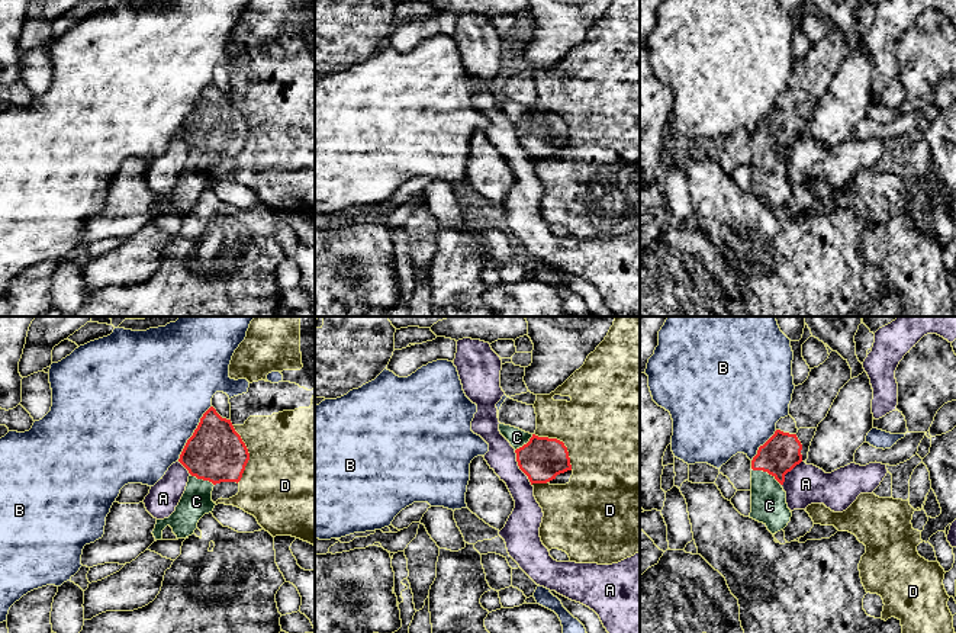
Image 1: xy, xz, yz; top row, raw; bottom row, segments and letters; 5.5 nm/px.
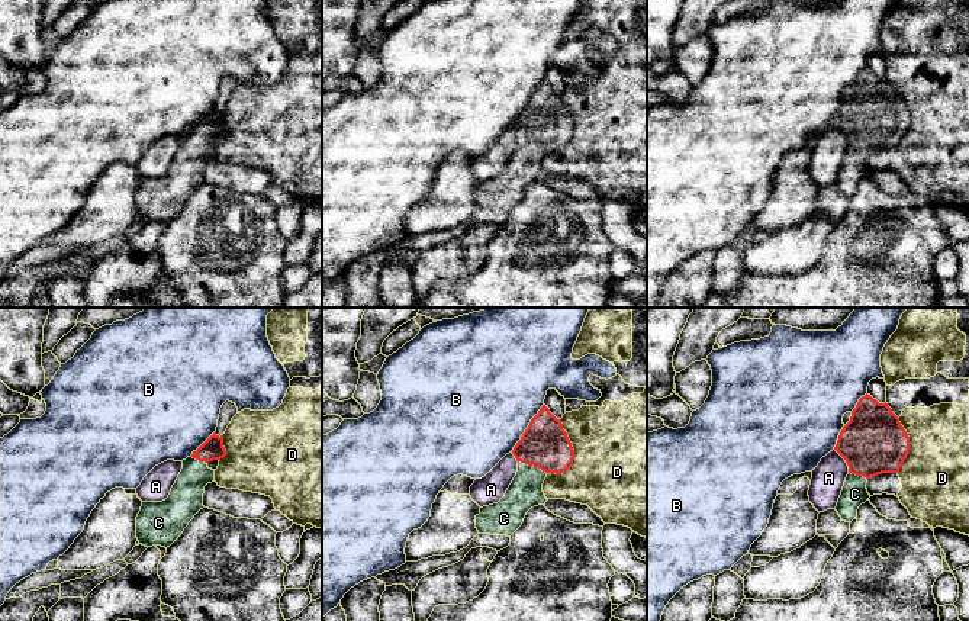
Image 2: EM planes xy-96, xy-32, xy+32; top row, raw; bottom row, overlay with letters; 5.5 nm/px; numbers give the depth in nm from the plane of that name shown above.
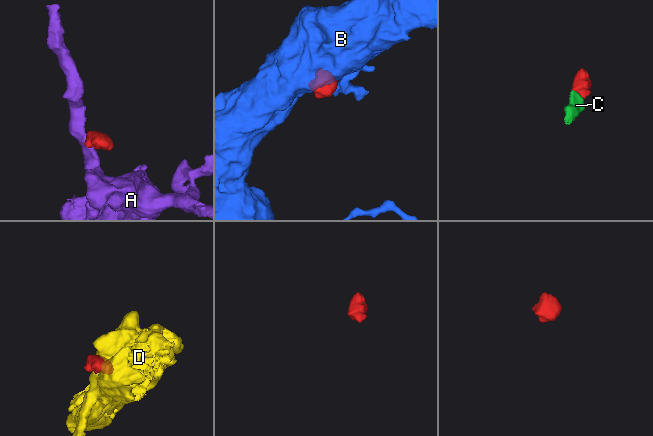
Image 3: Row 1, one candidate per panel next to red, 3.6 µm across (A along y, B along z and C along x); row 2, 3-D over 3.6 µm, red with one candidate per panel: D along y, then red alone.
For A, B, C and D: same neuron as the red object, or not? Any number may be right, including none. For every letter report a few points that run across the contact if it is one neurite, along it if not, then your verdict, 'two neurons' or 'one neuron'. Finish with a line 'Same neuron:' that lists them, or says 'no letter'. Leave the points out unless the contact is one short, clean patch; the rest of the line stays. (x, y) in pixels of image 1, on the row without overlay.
A: line xz (514, 125), (517, 140), (531, 160); two neurons
B: line xy (211, 80), (177, 134); two neurons
C: line yz (781, 128), (771, 138), (768, 147), (769, 180); one neuron
D: line xy (232, 100), (248, 128), (248, 137), (238, 157); two neurons
Same neuron: C

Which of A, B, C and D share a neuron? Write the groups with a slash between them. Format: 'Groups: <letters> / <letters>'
Groups: A / B / C / D

